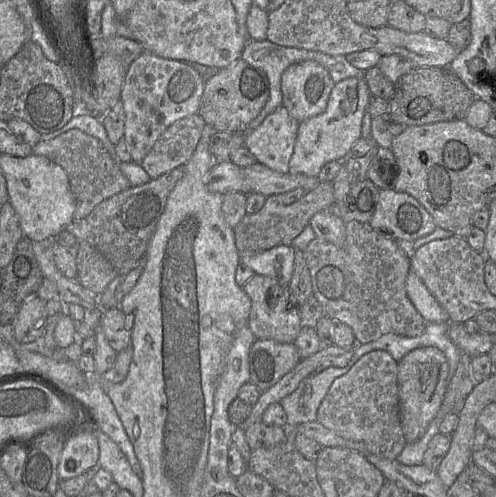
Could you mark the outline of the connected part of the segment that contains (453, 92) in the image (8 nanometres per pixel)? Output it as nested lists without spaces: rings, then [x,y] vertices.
[[[450,66],[415,67],[394,84],[387,120],[405,127],[465,120],[476,97]]]

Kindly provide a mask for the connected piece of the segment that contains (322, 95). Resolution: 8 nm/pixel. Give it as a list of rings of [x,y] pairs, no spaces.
[[[306,60],[293,64],[281,77],[282,105],[300,123],[325,111],[334,85],[319,63]]]

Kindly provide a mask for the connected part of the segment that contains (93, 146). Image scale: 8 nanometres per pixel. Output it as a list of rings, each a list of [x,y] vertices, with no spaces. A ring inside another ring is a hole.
[[[70,129],[54,139],[41,140],[32,147],[32,154],[49,158],[66,172],[76,201],[74,221],[80,221],[99,203],[130,187],[127,178],[101,142],[81,130]]]

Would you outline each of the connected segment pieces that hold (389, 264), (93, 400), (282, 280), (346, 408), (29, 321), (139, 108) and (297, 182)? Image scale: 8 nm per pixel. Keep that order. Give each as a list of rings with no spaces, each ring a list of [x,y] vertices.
[[[357,220],[345,224],[346,239],[342,247],[315,237],[303,251],[311,277],[312,291],[324,314],[332,321],[349,326],[357,344],[368,344],[381,336],[394,333],[405,337],[420,336],[426,321],[413,306],[406,291],[410,260],[396,240],[372,229],[370,223]]]
[[[98,375],[88,376],[88,385],[83,389],[67,389],[82,399],[90,408],[97,430],[101,430],[113,440],[126,456],[134,473],[141,478],[142,469],[135,454],[133,445],[116,412],[116,409],[104,392]]]
[[[281,245],[261,253],[241,255],[240,263],[248,266],[255,274],[275,278],[282,286],[289,287],[294,270],[294,248]]]
[[[386,351],[362,356],[344,375],[336,378],[322,400],[317,419],[339,436],[363,443],[372,453],[395,460],[406,445],[400,418],[398,363]]]
[[[37,294],[28,297],[13,321],[13,338],[18,343],[29,343],[40,338],[47,319],[43,302]]]
[[[149,52],[136,58],[127,69],[120,95],[125,111],[123,139],[130,151],[131,162],[140,163],[162,132],[173,122],[198,113],[203,90],[202,76],[187,62],[162,58]]]
[[[260,163],[247,166],[243,171],[249,183],[249,192],[263,194],[266,197],[280,195],[297,188],[309,192],[320,183],[317,177],[279,173]]]

